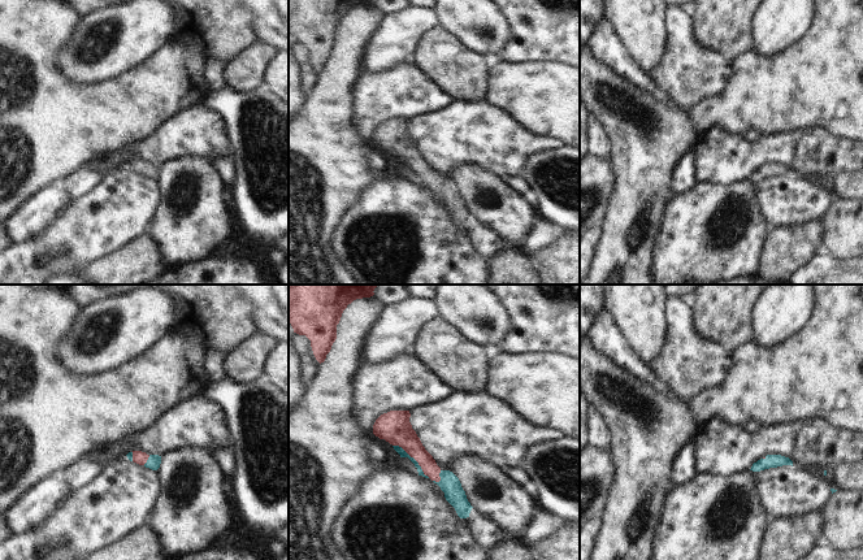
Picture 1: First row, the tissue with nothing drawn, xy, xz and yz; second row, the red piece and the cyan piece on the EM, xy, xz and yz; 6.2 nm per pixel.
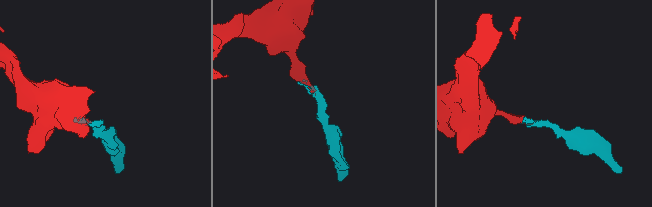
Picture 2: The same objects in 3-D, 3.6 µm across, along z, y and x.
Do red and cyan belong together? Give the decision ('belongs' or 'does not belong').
belongs

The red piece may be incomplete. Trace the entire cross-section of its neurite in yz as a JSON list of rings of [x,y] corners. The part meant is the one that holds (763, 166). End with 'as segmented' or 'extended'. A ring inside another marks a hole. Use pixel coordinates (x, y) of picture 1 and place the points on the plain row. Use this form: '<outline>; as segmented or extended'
[[[767,164],[766,166],[754,172],[750,179],[760,181],[764,178],[777,177],[777,175],[782,175],[782,174],[793,175],[793,170],[789,166],[785,166],[781,164]]]; extended

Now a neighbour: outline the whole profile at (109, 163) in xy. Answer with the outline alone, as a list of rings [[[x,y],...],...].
[[[114,152],[109,156],[104,156],[103,159],[92,161],[88,166],[90,168],[99,168],[105,174],[108,174],[112,170],[120,169],[123,164],[120,161],[118,155]]]

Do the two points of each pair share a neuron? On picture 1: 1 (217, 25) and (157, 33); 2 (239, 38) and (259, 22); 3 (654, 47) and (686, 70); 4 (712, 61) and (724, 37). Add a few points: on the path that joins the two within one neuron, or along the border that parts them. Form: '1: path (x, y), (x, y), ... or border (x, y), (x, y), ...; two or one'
1: border (176, 13), (176, 29), (172, 39); two
2: border (255, 13), (252, 29), (259, 40); two
3: border (667, 24), (667, 47), (660, 63), (650, 74); two
4: border (694, 31), (702, 42), (716, 48), (729, 63); two

